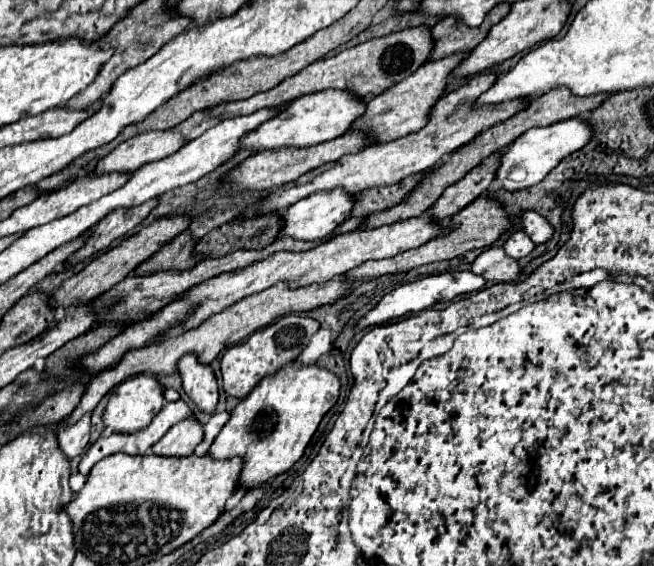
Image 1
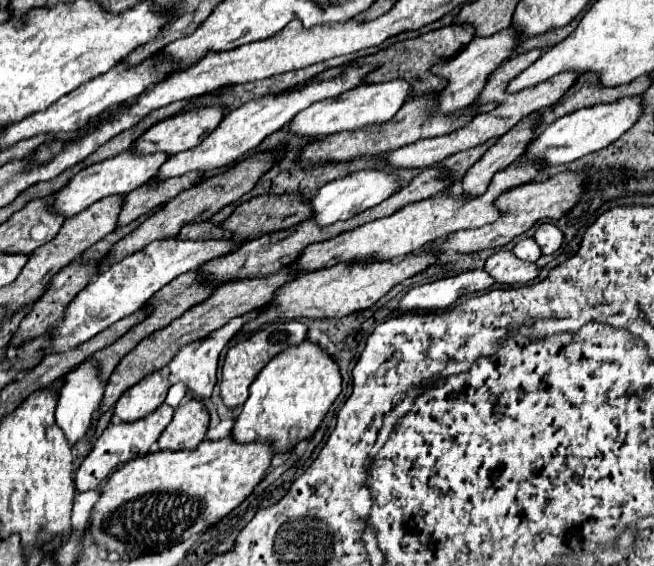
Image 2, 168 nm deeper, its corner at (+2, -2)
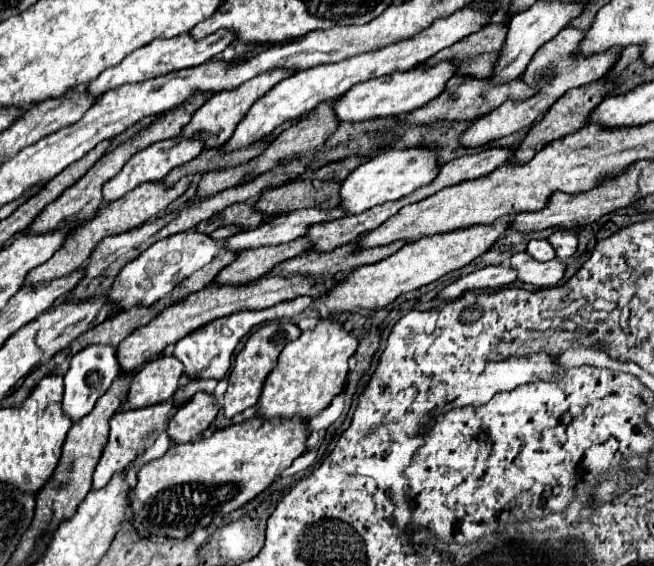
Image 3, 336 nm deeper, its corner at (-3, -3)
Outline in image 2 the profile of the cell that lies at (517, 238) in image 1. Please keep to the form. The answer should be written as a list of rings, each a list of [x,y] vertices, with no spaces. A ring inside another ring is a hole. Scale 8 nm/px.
[[[522,238],[522,240],[518,240],[518,244],[514,246],[512,252],[520,260],[526,260],[526,262],[536,262],[542,256],[542,252],[540,252],[538,244],[534,242],[534,238]]]

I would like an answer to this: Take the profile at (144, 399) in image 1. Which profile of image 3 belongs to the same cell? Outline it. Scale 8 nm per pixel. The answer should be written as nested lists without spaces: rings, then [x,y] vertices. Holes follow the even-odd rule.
[[[163,353],[157,359],[147,361],[133,373],[127,405],[141,409],[145,405],[157,405],[175,395],[183,375],[183,365],[171,353]]]

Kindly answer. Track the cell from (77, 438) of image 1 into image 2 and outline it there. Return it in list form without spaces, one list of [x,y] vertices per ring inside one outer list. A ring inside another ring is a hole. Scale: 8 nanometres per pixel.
[[[84,360],[78,368],[74,368],[66,376],[66,382],[64,382],[64,386],[60,390],[60,396],[58,396],[56,424],[62,428],[62,432],[64,432],[64,436],[66,436],[70,446],[80,442],[88,434],[92,418],[94,418],[94,412],[98,412],[98,408],[102,404],[102,398],[104,398],[102,394],[104,394],[104,388],[102,388],[102,382],[98,378],[98,370],[96,370],[96,366],[90,360]]]

